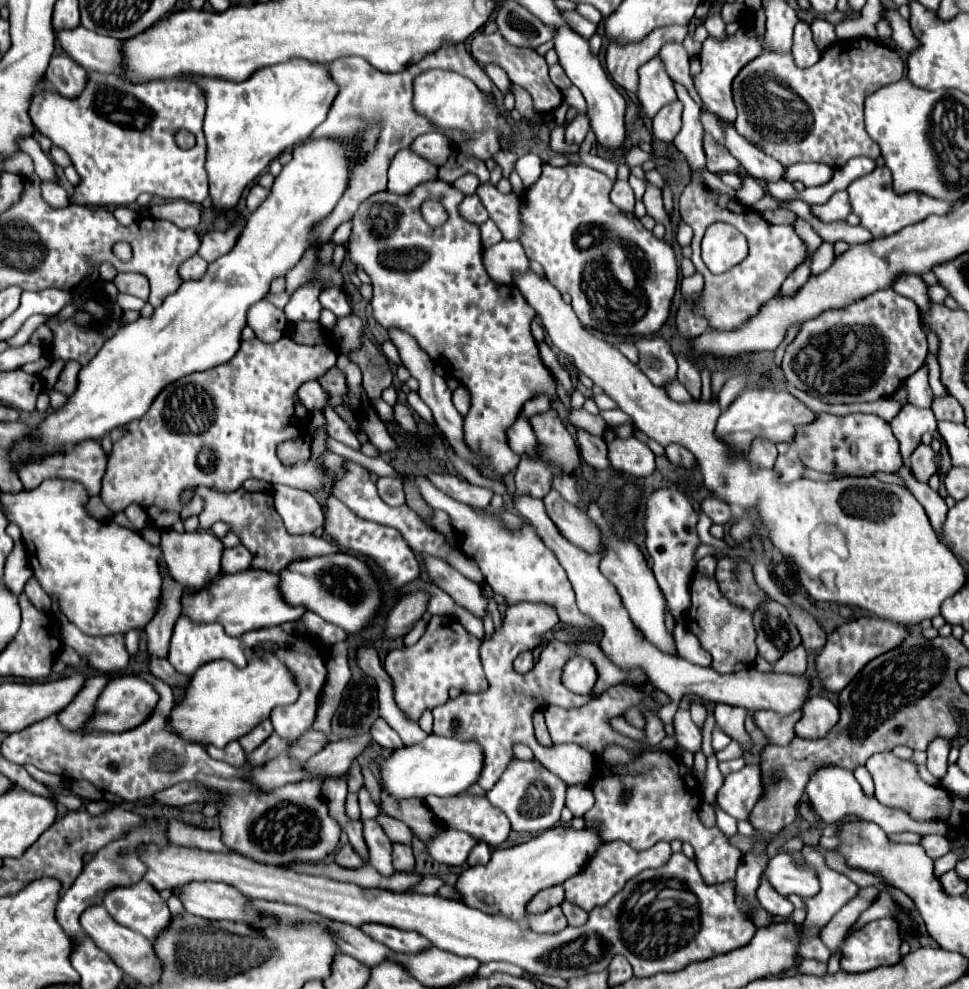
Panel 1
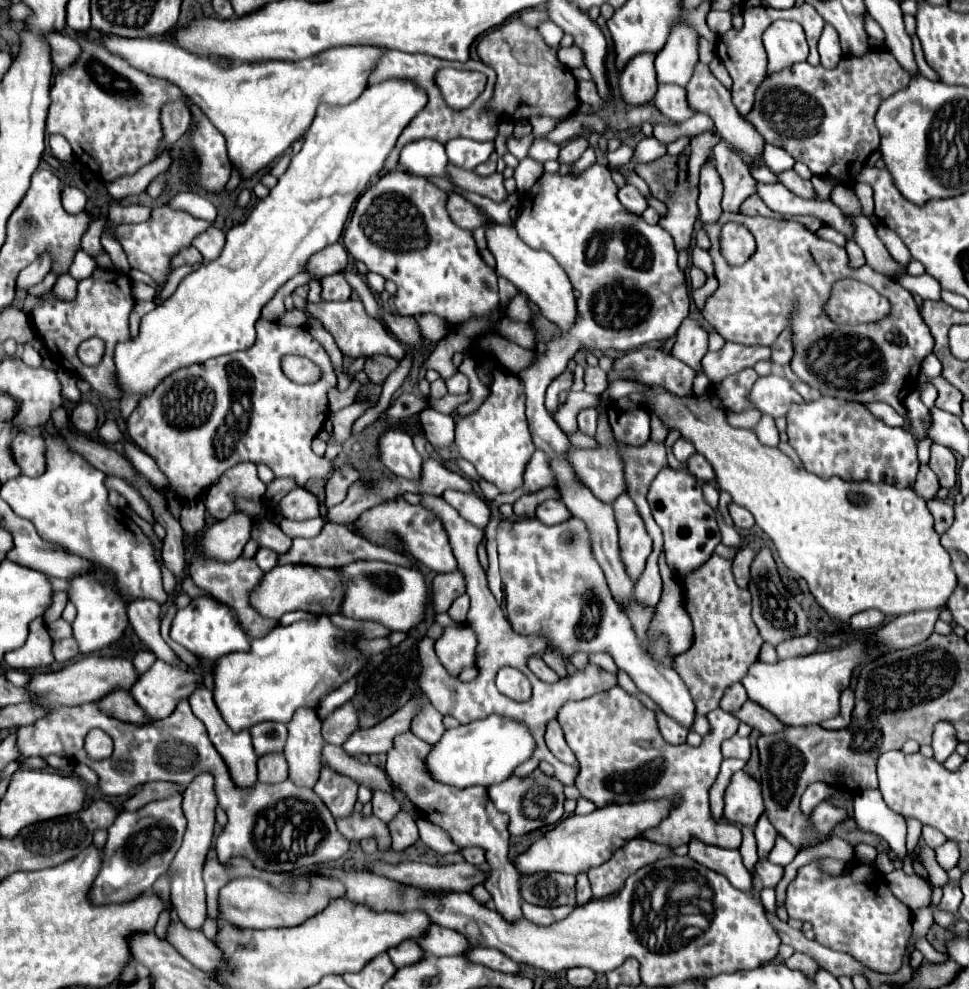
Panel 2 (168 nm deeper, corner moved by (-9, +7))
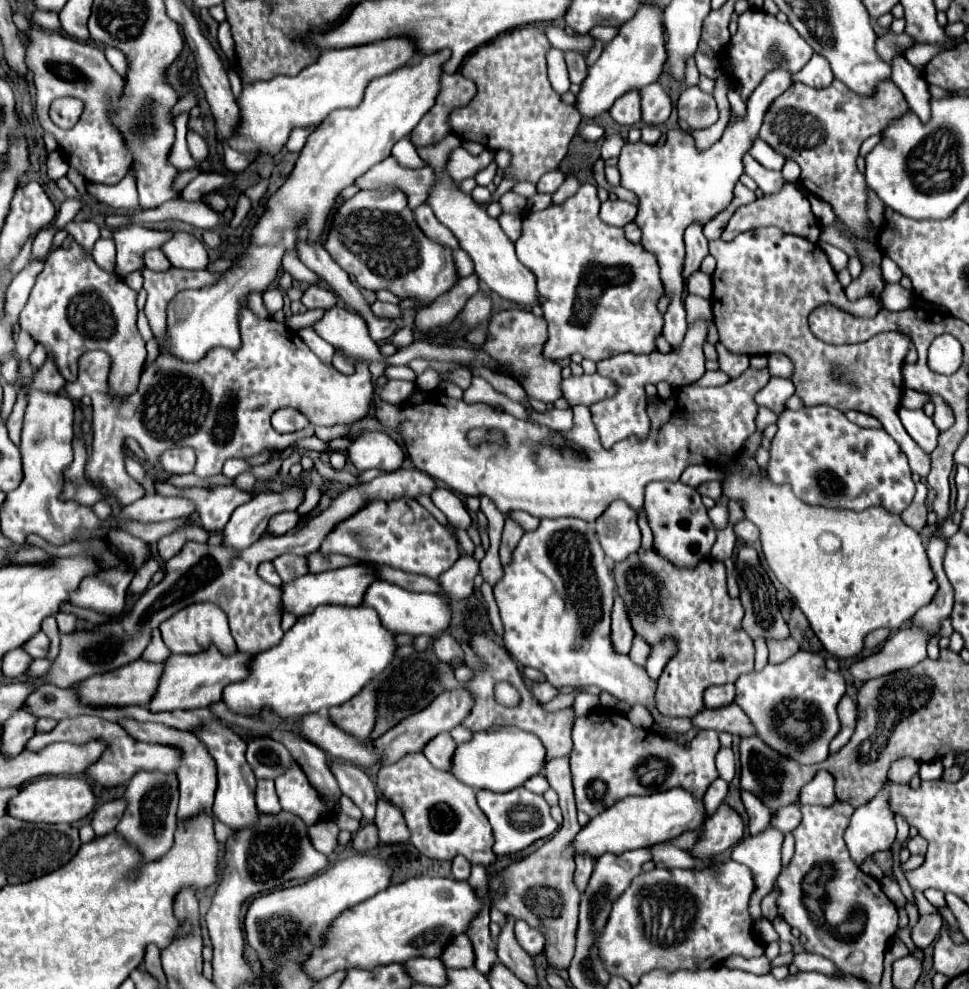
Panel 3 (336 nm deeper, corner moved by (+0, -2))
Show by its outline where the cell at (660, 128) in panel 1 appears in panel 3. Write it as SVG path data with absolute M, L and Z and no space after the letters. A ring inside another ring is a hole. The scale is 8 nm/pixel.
M655 81L641 91L641 111L643 121L647 125L663 125L671 115L671 97L663 91L663 87Z

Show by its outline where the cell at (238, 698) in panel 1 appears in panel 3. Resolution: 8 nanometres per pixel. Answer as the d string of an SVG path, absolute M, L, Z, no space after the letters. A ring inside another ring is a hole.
M323 605L313 613L303 615L283 635L281 643L253 655L247 663L247 679L231 683L223 689L223 703L237 715L257 717L263 711L271 711L281 719L297 719L315 711L327 711L333 705L349 701L357 695L375 675L379 675L391 661L395 651L393 633L389 633L377 619L377 611L371 607L339 607Z

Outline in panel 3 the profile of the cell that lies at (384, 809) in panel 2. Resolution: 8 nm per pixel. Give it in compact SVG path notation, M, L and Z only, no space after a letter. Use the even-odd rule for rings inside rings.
M331 763L331 771L343 795L347 795L363 811L363 819L371 823L375 819L375 809L377 809L377 799L379 799L373 781L365 775L363 769L355 765Z

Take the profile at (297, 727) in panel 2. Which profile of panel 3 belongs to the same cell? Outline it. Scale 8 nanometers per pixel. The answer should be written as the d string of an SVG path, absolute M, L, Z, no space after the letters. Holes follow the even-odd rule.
M297 763L295 767L291 767L291 771L285 771L283 775L279 775L279 779L275 779L275 787L281 807L299 815L309 825L317 823L321 815L329 811L327 805L321 801L319 793L309 785Z

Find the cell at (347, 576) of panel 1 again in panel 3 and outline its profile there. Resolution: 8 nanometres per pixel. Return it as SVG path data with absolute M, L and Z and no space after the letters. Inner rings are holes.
M375 579L367 591L365 599L361 603L363 607L373 607L379 613L379 619L383 627L391 633L407 633L407 635L429 635L435 637L439 635L451 621L449 605L441 595L431 595L431 593L413 593L403 587L395 587L393 583L387 583L383 579Z

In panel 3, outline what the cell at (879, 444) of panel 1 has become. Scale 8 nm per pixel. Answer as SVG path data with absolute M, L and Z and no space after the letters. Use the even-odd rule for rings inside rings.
M815 405L803 407L799 411L785 409L777 419L777 435L771 441L771 459L767 473L773 483L791 483L793 493L811 503L821 507L837 507L837 509L853 509L861 511L871 505L881 505L891 513L901 513L909 507L915 495L915 483L911 479L911 469L907 457L887 435L883 429L863 429L851 423L841 411L829 405Z

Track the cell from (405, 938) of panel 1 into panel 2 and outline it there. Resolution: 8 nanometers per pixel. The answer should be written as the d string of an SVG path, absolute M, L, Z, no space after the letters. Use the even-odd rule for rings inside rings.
M436 924L430 926L430 932L420 940L420 944L434 956L464 956L472 948L464 934Z

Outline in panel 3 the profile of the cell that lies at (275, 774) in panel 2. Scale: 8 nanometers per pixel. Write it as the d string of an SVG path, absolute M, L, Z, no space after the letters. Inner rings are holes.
M257 779L257 793L255 793L257 809L263 813L277 813L281 809L273 779Z

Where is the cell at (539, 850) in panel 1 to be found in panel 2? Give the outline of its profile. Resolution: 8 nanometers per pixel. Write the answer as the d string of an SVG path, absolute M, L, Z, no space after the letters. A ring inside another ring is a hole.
M658 798L630 804L608 804L604 808L596 808L592 814L586 816L570 814L568 818L558 822L556 828L552 828L540 840L536 840L514 862L522 874L530 874L532 870L556 870L564 874L580 874L584 870L604 864L630 838L642 836L646 830L658 826L664 818L668 818L670 810L672 802L668 798Z

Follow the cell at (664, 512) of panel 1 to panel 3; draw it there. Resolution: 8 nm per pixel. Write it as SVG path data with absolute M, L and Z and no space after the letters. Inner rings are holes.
M653 481L645 489L643 511L655 537L655 551L659 551L675 567L691 569L701 559L709 557L711 547L715 543L715 529L711 519L707 517L705 505L701 503L701 495L693 487L681 481Z

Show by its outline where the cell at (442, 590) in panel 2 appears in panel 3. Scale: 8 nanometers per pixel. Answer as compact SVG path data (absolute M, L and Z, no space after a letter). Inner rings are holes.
M463 555L455 561L455 565L445 571L443 575L439 575L439 585L443 589L443 595L447 595L449 599L467 599L473 591L473 579L479 573L479 563L469 557Z

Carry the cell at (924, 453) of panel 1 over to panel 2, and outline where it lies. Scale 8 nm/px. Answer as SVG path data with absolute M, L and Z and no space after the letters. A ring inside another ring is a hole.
M920 466L920 472L918 472L918 480L916 484L912 486L912 490L916 492L916 496L920 496L922 500L932 500L938 492L938 478L936 474L928 468L928 466Z

